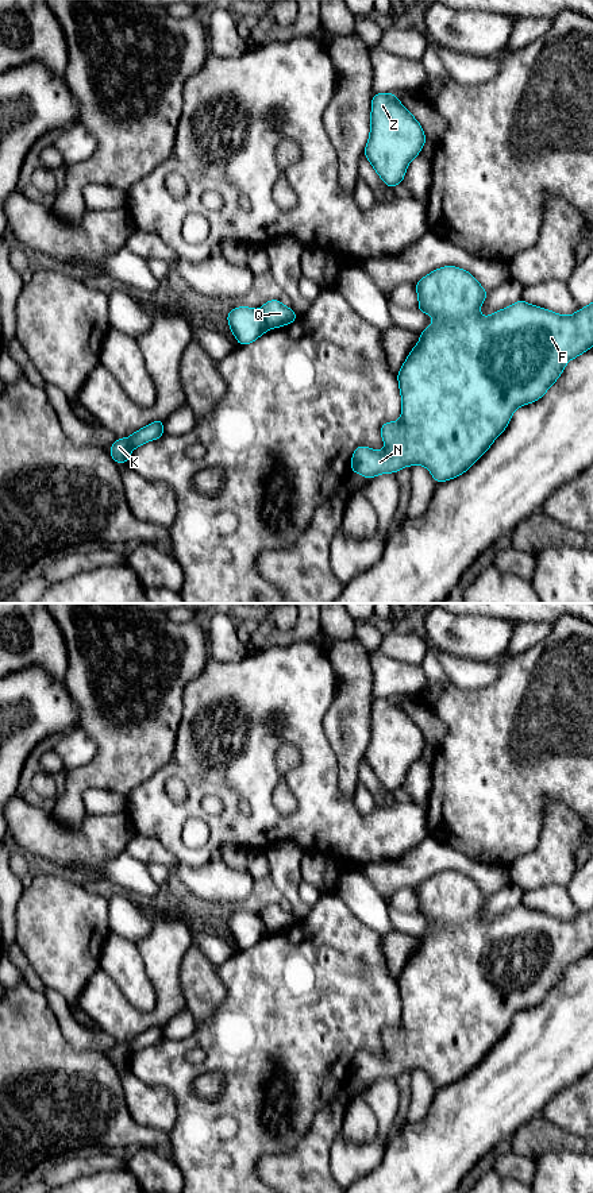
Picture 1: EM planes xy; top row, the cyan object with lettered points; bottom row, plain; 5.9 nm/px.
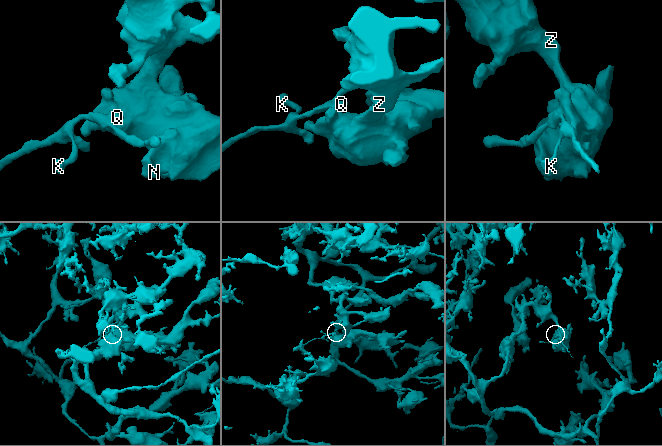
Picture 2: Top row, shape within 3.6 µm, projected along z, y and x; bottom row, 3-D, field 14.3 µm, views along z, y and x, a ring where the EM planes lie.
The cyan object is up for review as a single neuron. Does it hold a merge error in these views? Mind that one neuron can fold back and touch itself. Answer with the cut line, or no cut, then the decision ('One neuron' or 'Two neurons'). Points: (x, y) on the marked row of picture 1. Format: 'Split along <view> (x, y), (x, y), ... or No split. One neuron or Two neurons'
Split along xy (258, 311), (269, 328). Two neurons

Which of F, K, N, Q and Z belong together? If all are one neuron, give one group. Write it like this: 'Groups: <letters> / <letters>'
Groups: F N Q Z / K

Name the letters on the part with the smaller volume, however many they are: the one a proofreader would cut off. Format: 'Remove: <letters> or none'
Remove: K

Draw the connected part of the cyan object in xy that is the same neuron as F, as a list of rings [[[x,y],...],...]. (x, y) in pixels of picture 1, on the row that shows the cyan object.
[[[446,266],[434,270],[428,275],[423,277],[416,285],[419,297],[419,312],[431,314],[434,323],[420,332],[420,340],[413,347],[400,371],[397,372],[400,394],[403,401],[403,410],[400,421],[390,421],[381,425],[381,437],[385,443],[382,452],[374,451],[369,447],[359,445],[351,457],[351,470],[365,478],[374,478],[380,474],[392,472],[396,474],[403,467],[411,467],[412,464],[420,464],[430,470],[436,483],[454,479],[467,471],[492,445],[492,443],[505,431],[513,412],[523,405],[532,404],[542,398],[544,393],[555,383],[559,375],[563,372],[566,363],[593,347],[593,302],[571,316],[561,316],[552,310],[547,310],[535,305],[530,305],[520,300],[505,309],[497,310],[488,317],[480,314],[480,308],[486,298],[488,293],[482,289],[480,282],[466,270]]]

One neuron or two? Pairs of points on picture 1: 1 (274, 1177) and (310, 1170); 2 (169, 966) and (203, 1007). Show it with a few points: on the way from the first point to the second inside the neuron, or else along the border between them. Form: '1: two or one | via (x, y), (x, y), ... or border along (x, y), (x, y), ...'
1: one | via (282, 1174), (301, 1174)
2: two | border along (189, 949), (180, 970), (180, 983), (187, 1008)

